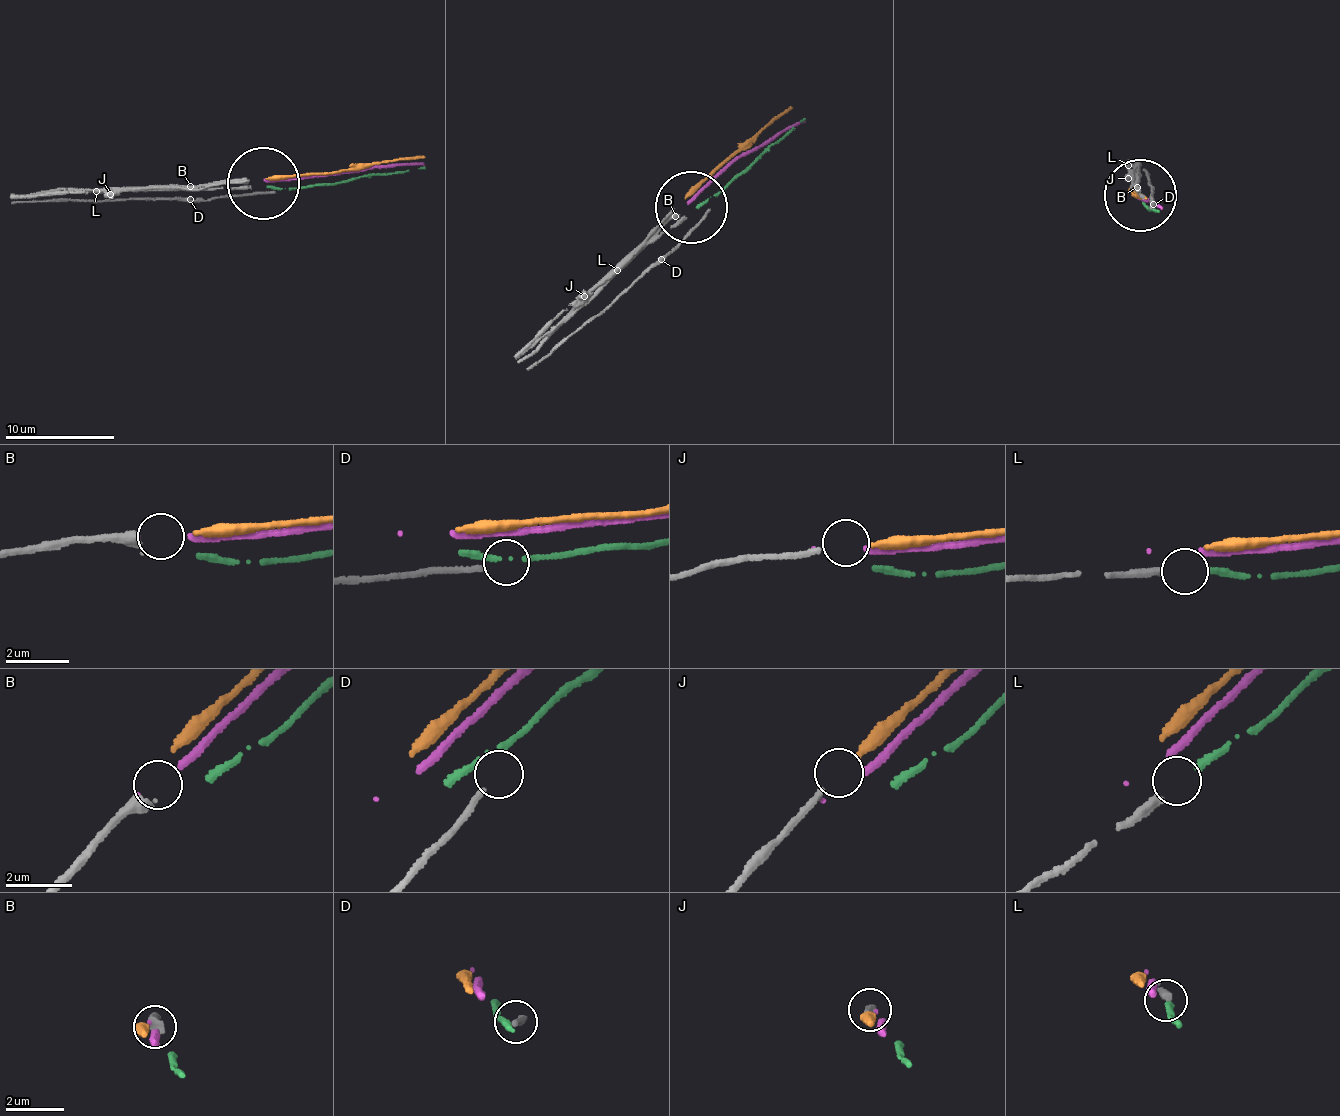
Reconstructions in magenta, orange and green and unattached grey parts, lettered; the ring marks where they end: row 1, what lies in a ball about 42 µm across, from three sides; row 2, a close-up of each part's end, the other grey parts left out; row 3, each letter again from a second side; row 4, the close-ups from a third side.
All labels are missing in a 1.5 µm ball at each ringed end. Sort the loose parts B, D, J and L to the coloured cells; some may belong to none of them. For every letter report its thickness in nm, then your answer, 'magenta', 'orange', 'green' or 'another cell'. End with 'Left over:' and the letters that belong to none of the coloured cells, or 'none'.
B: 360 nm | magenta
D: 170 nm | another cell
J: 170 nm | orange
L: 280 nm | green
Left over: D

